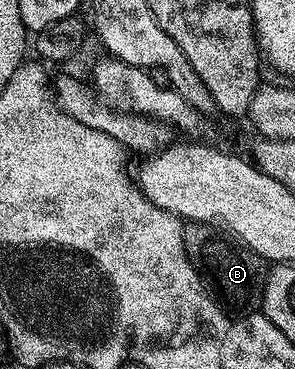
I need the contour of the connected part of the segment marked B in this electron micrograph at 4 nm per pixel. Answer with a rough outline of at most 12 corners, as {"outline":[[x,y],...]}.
{"outline":[[186,221],[191,264],[220,305],[262,309],[267,263],[207,222]]}

